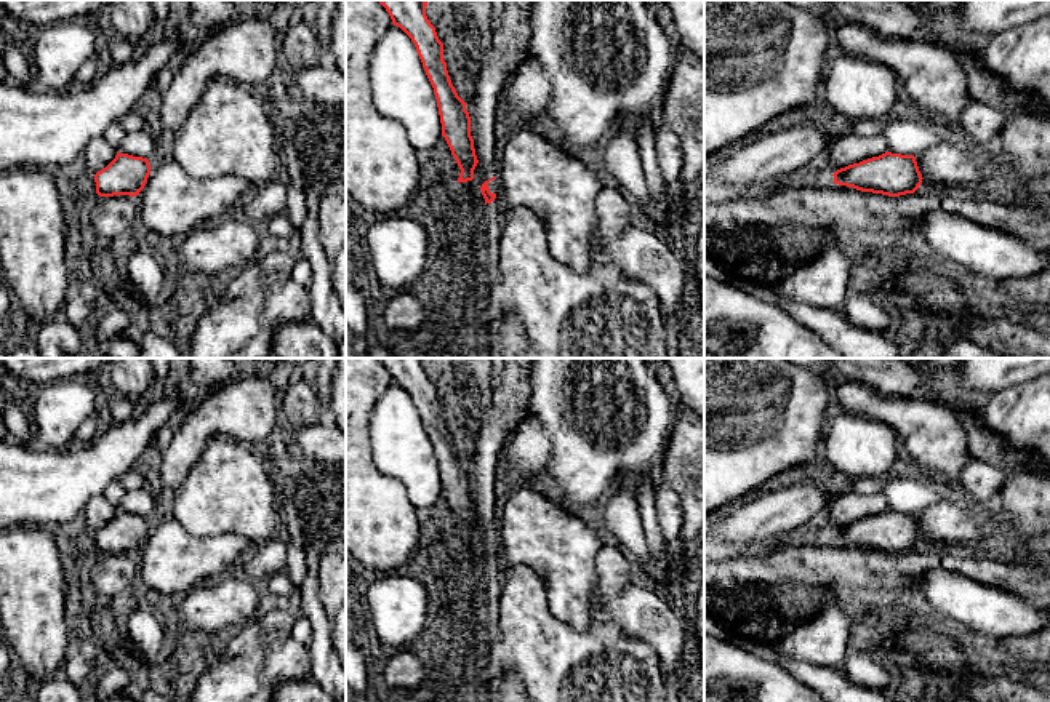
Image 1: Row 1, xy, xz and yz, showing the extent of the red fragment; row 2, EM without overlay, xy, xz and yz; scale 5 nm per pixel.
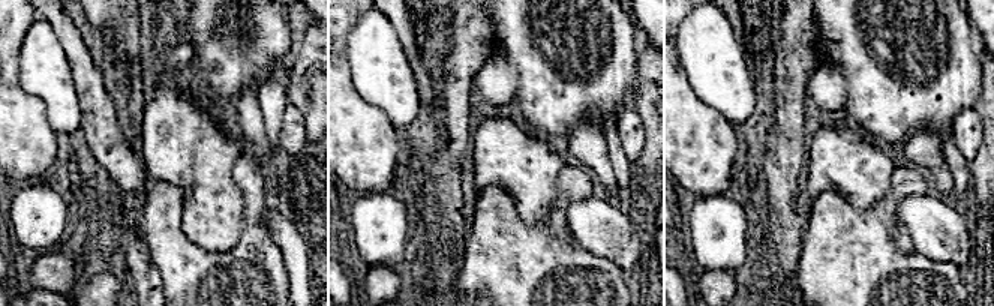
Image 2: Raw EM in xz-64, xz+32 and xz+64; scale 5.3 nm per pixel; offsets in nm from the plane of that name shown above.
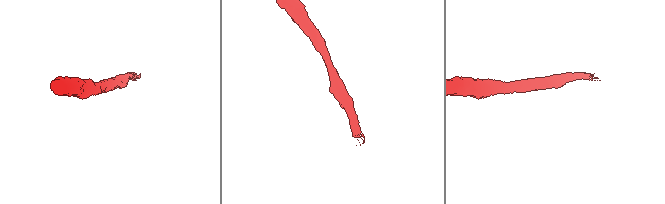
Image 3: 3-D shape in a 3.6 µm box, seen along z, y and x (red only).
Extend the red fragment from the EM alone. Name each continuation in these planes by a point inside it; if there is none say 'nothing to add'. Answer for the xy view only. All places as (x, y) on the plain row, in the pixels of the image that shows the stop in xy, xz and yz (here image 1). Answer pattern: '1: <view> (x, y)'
nothing to add

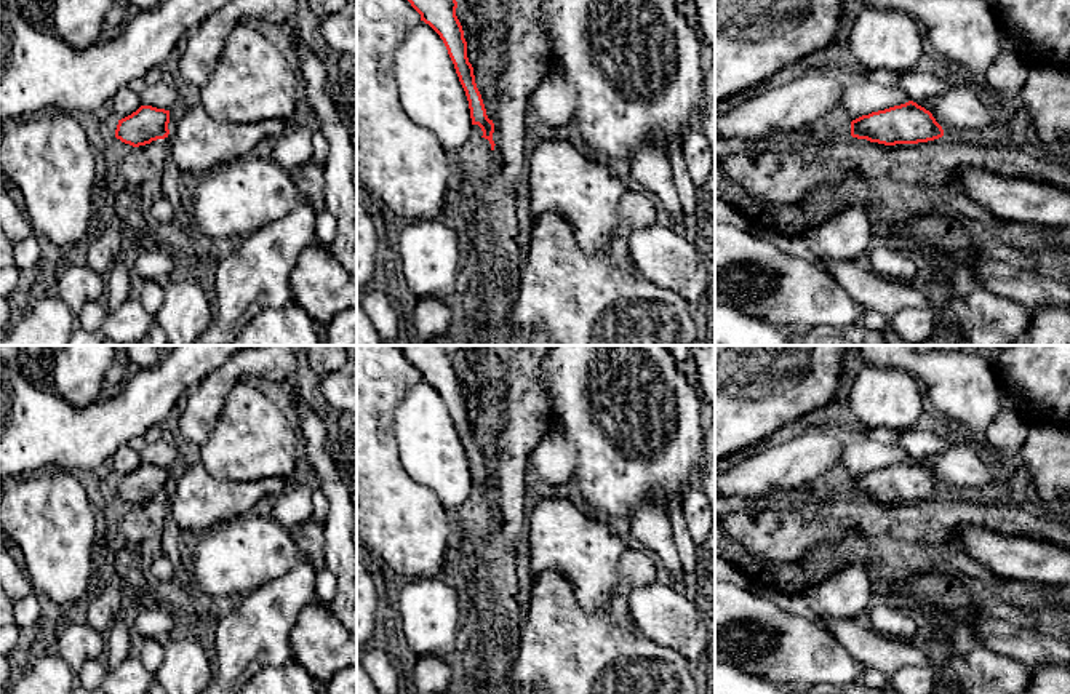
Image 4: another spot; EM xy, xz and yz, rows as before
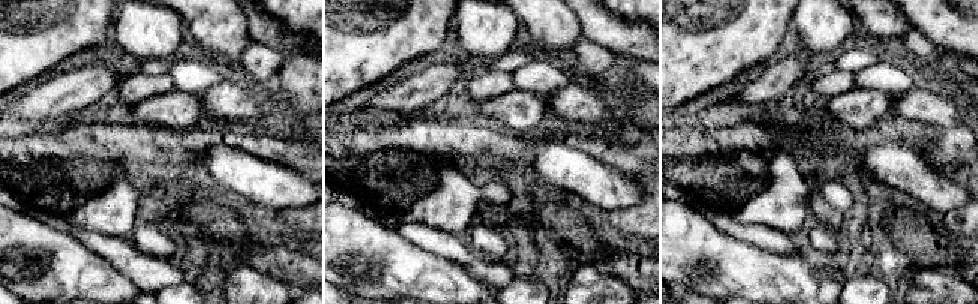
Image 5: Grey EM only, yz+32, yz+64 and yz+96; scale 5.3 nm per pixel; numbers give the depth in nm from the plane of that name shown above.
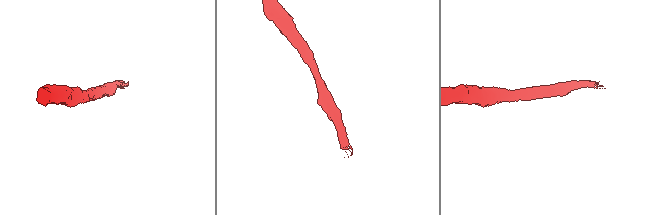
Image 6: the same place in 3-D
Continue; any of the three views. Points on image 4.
nothing to add

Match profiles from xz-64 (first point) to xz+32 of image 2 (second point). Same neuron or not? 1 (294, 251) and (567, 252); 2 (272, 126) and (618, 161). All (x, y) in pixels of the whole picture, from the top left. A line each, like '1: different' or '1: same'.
1: different
2: same

